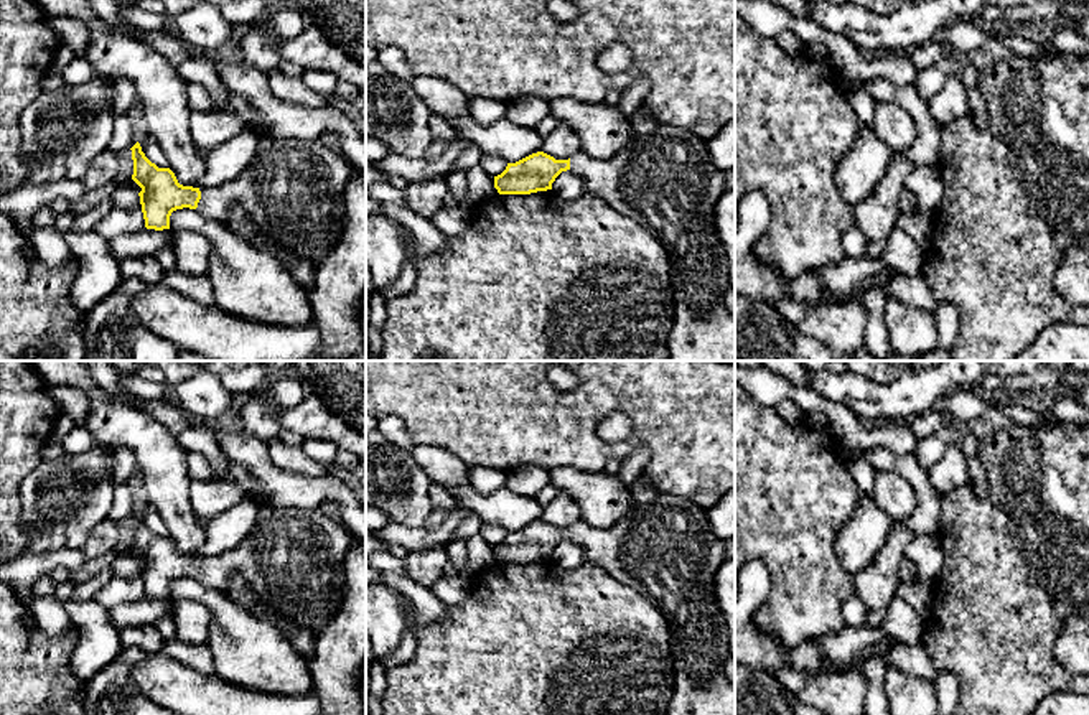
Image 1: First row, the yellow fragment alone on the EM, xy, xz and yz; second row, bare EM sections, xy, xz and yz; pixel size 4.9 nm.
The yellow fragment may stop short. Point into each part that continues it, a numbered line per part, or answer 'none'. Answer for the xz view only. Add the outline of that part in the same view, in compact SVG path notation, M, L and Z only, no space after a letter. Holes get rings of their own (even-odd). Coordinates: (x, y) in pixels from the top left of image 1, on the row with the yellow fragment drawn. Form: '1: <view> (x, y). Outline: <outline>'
1: xz (666, 182). Outline: M661 125L649 135L636 135L608 160L578 152L570 157L570 171L585 180L590 194L603 198L666 247L674 292L669 361L735 361L735 315L727 305L728 259L715 229L715 206L727 183L723 171L712 161L707 140Z

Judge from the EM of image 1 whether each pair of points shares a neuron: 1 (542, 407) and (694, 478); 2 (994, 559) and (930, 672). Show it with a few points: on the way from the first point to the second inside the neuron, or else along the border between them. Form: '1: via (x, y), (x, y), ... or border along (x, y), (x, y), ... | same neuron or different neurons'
1: via (582, 407), (587, 404), (630, 404), (664, 439) | same neuron
2: border along (920, 644), (938, 671) | different neurons

